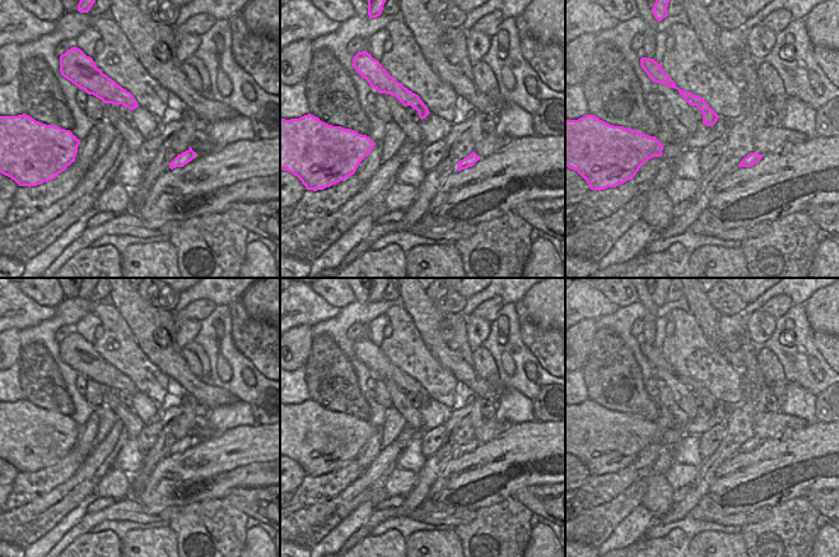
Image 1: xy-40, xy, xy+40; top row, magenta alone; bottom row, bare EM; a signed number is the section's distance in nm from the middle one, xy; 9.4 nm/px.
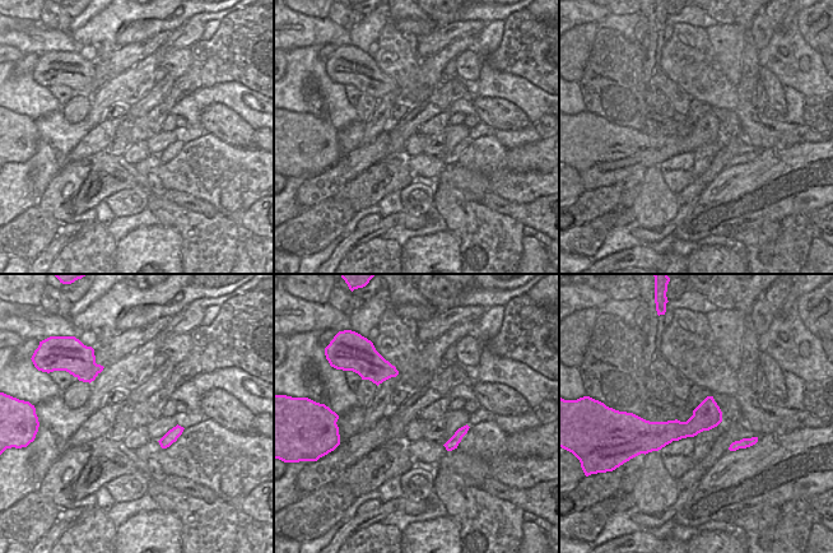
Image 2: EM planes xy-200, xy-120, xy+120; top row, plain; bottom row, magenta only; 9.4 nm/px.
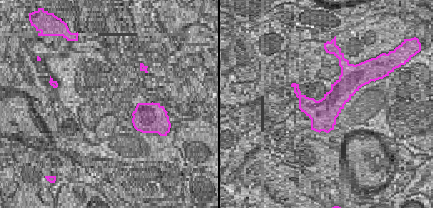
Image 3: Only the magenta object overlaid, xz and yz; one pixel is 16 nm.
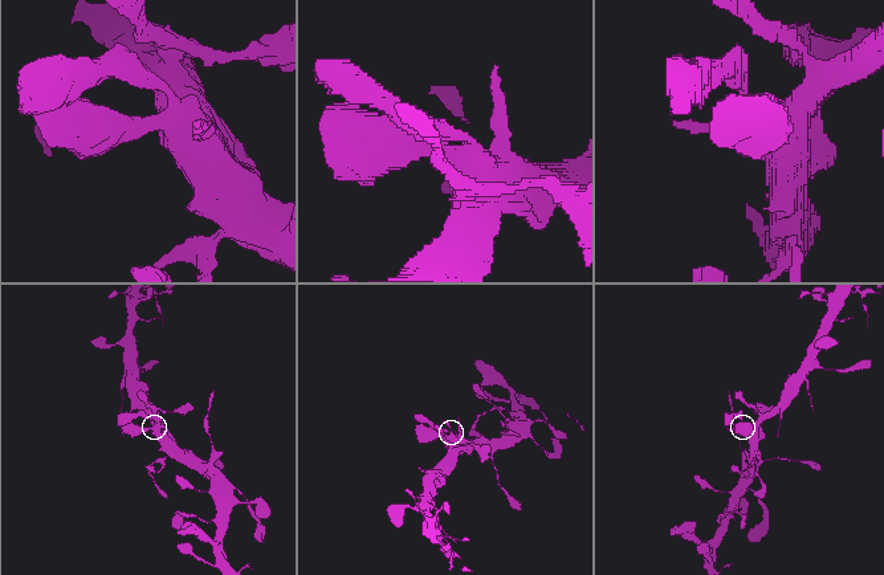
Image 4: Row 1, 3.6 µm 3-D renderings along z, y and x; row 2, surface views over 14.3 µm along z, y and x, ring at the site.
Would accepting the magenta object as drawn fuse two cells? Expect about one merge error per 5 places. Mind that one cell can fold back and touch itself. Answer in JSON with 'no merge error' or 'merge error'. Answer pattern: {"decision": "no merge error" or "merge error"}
{"decision": "no merge error"}

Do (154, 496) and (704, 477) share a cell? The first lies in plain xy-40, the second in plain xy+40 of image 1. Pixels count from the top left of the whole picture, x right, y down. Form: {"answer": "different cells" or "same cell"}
{"answer": "different cells"}

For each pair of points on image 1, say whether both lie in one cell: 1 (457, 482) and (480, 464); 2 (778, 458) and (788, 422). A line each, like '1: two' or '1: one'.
1: one
2: two

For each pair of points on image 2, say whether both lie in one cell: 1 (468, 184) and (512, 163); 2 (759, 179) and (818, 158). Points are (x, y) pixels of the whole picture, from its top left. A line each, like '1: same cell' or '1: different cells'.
1: same cell
2: same cell

